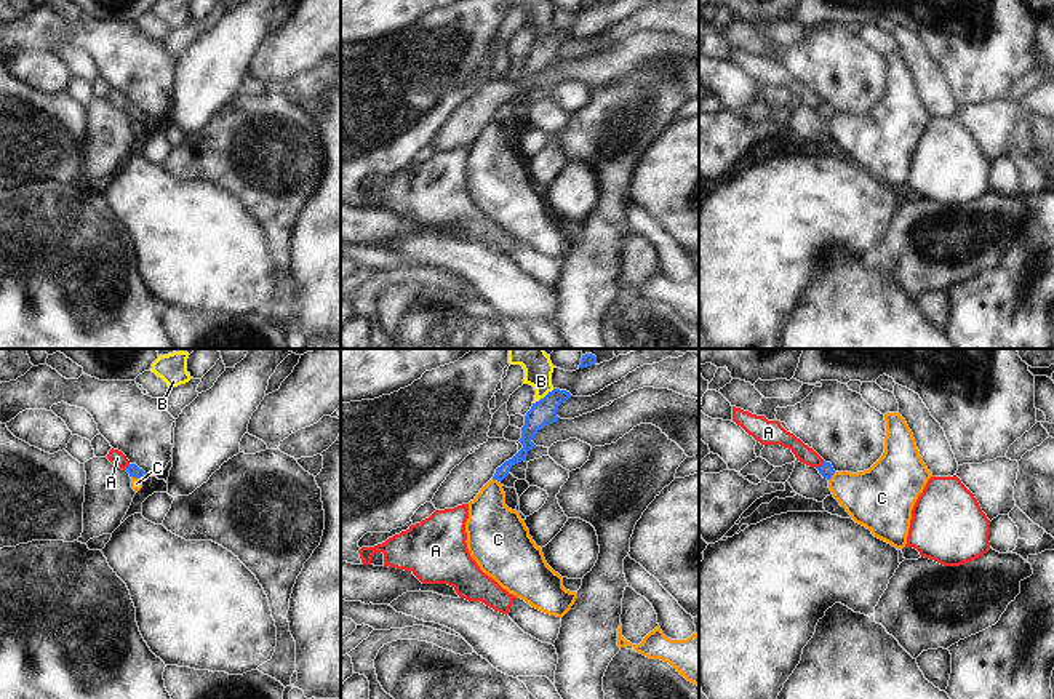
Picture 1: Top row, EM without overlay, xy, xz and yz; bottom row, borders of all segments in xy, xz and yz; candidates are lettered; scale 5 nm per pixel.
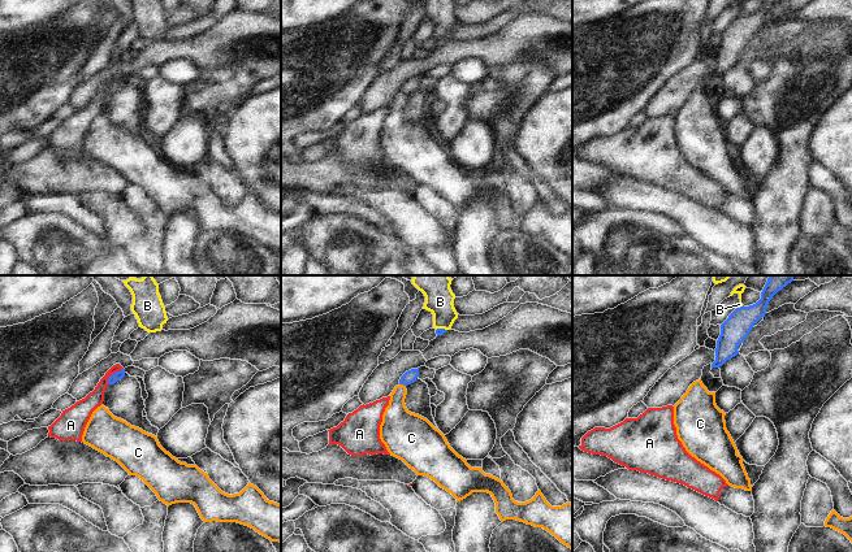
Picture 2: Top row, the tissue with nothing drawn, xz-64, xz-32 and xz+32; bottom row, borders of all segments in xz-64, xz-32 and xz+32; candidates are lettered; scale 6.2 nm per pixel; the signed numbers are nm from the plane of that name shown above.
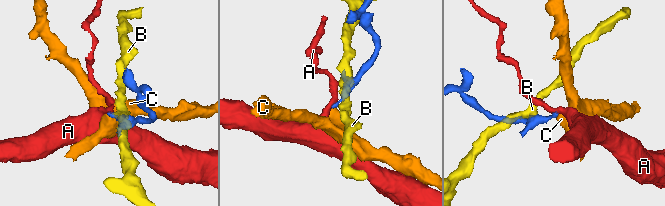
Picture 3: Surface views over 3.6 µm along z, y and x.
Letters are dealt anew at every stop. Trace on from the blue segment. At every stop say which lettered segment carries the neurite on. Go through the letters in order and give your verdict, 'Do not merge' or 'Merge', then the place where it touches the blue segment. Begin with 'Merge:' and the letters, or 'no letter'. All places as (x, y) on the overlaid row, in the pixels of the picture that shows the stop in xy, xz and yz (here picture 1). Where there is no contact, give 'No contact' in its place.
Merge: no letter
A: Do not merge. Touches blue at yz (821, 466)
B: Do not merge. Touches blue at xz (544, 397)
C: Do not merge. Touches blue at yz (830, 477).

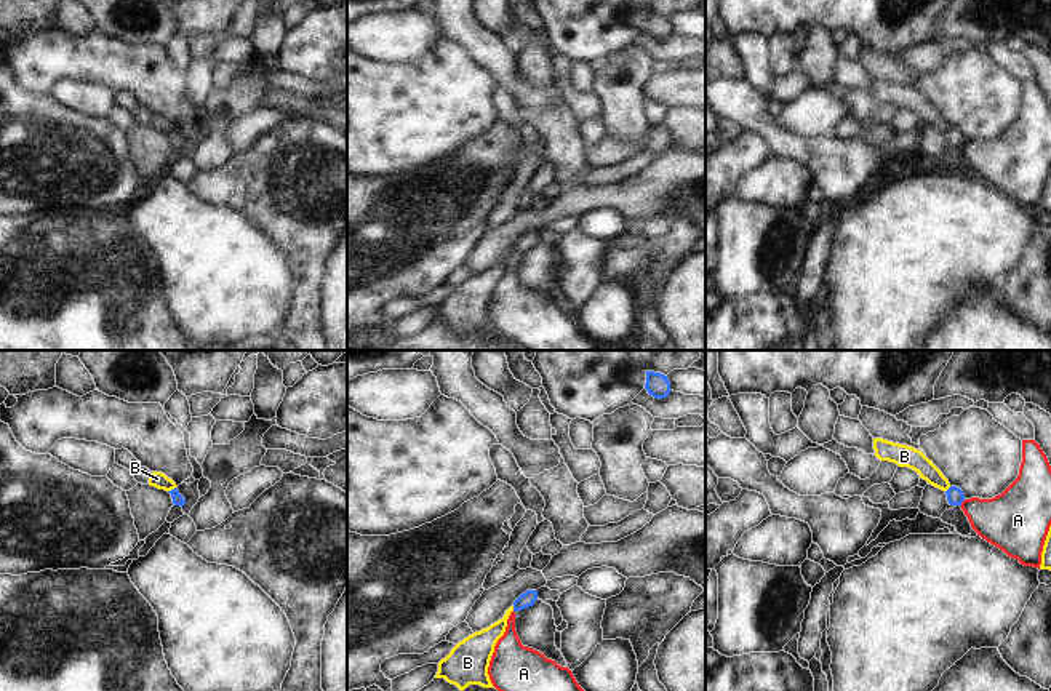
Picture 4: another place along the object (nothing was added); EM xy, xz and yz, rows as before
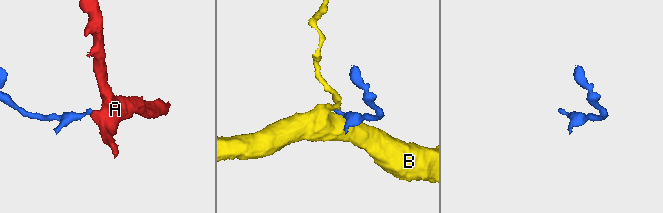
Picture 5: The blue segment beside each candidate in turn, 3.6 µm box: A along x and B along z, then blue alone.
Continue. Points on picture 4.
Merge: no letter
A: Do not merge. Touches blue at yz (962, 501)
B: Do not merge. Touches blue at xy (171, 490).

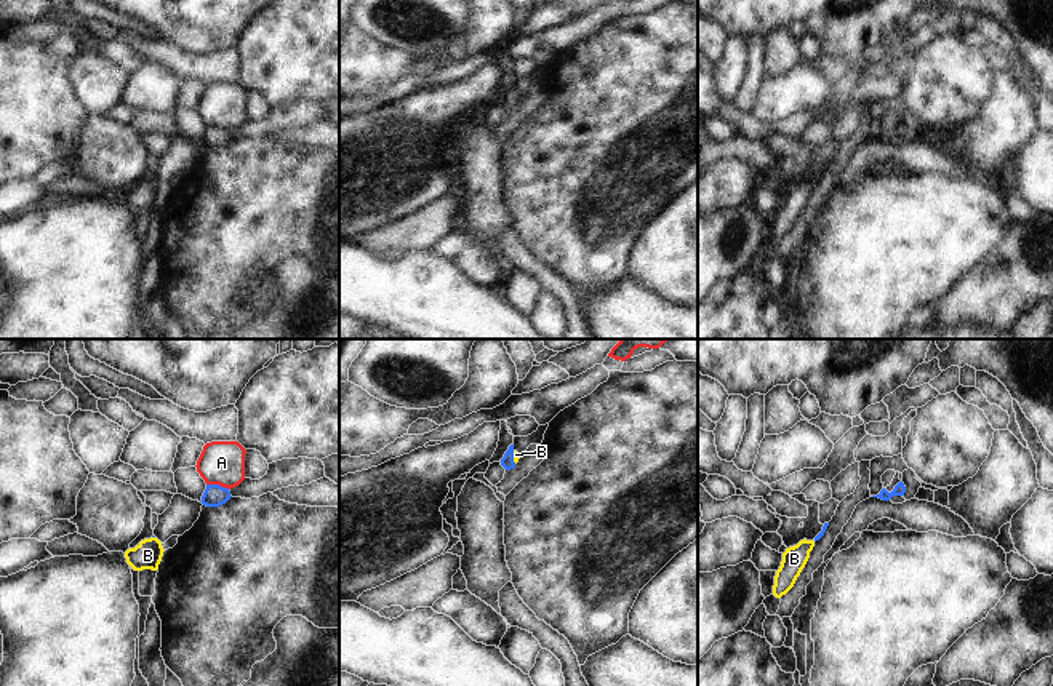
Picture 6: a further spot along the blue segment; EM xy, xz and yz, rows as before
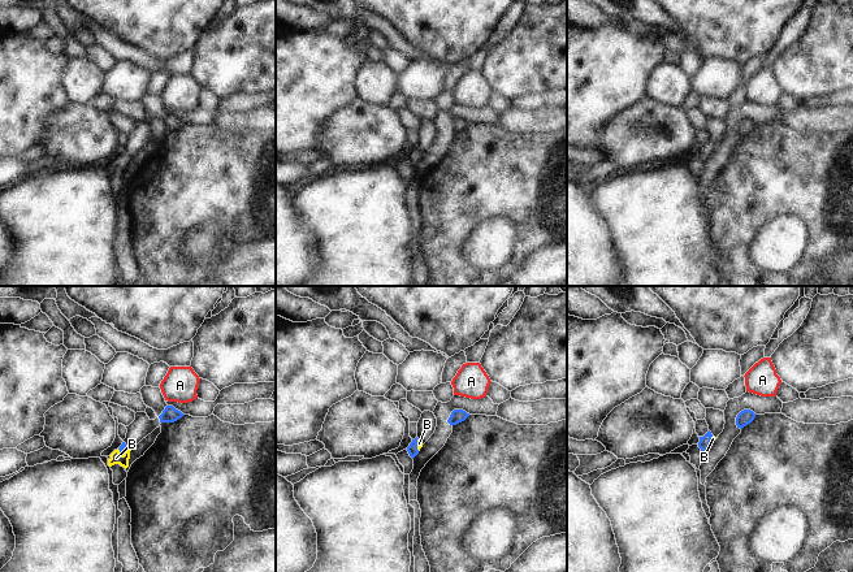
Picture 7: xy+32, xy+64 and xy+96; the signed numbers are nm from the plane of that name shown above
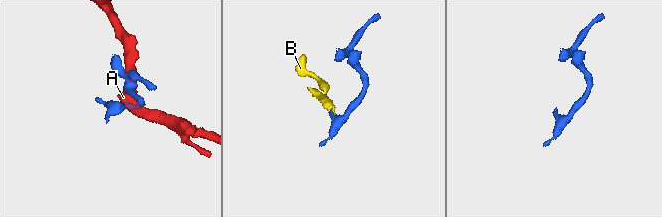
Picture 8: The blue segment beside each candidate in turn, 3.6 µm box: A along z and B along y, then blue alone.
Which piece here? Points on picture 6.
Merge: B
A: Do not merge. Touches blue at xy (218, 485)
B: Merge. Touches blue at xz (512, 458).

